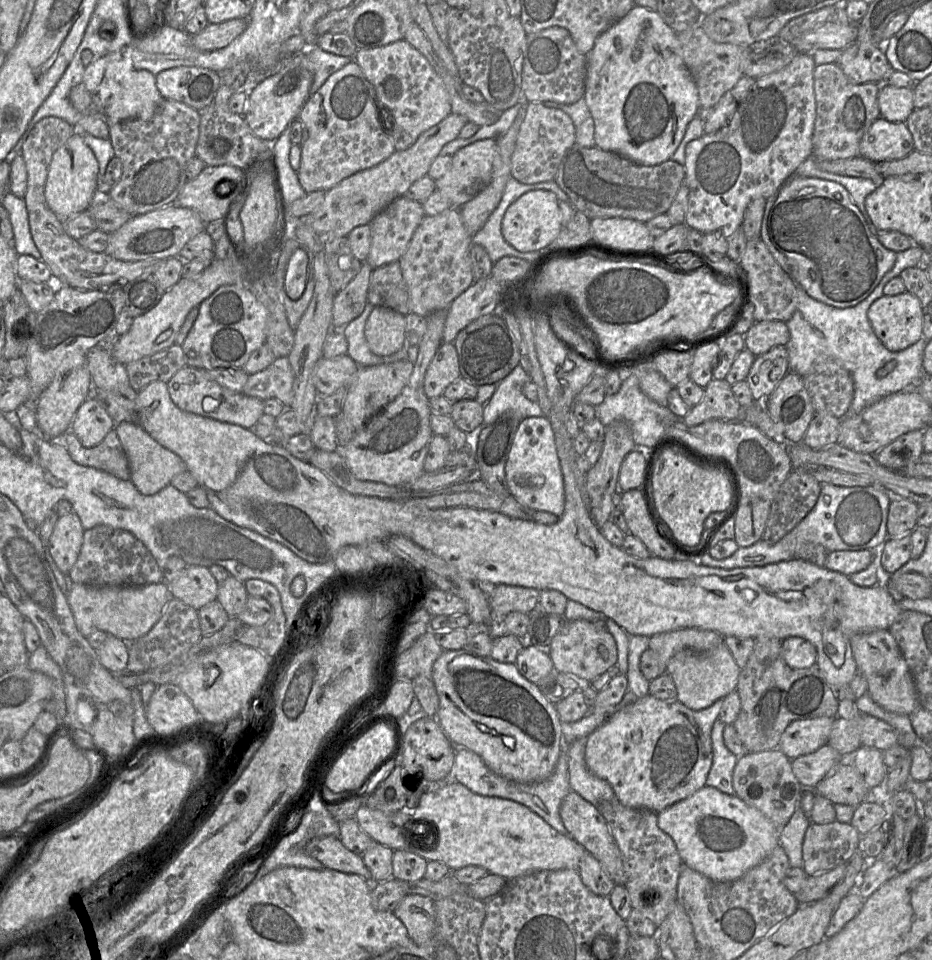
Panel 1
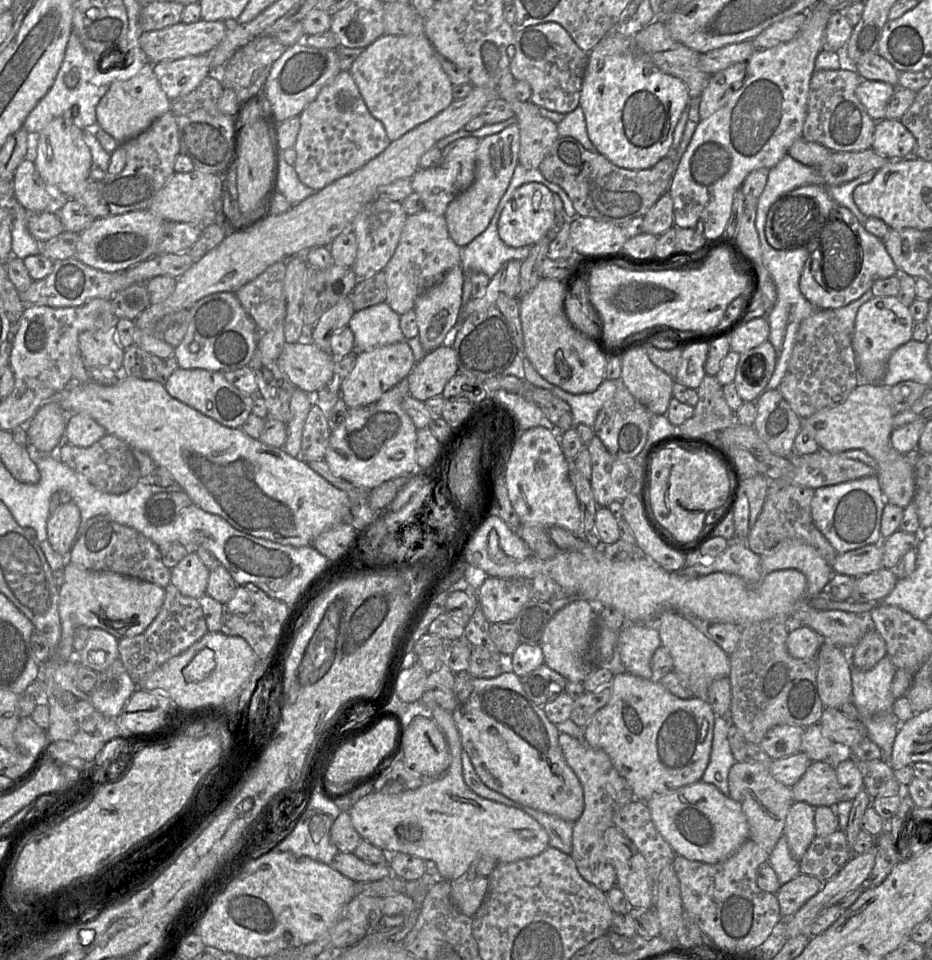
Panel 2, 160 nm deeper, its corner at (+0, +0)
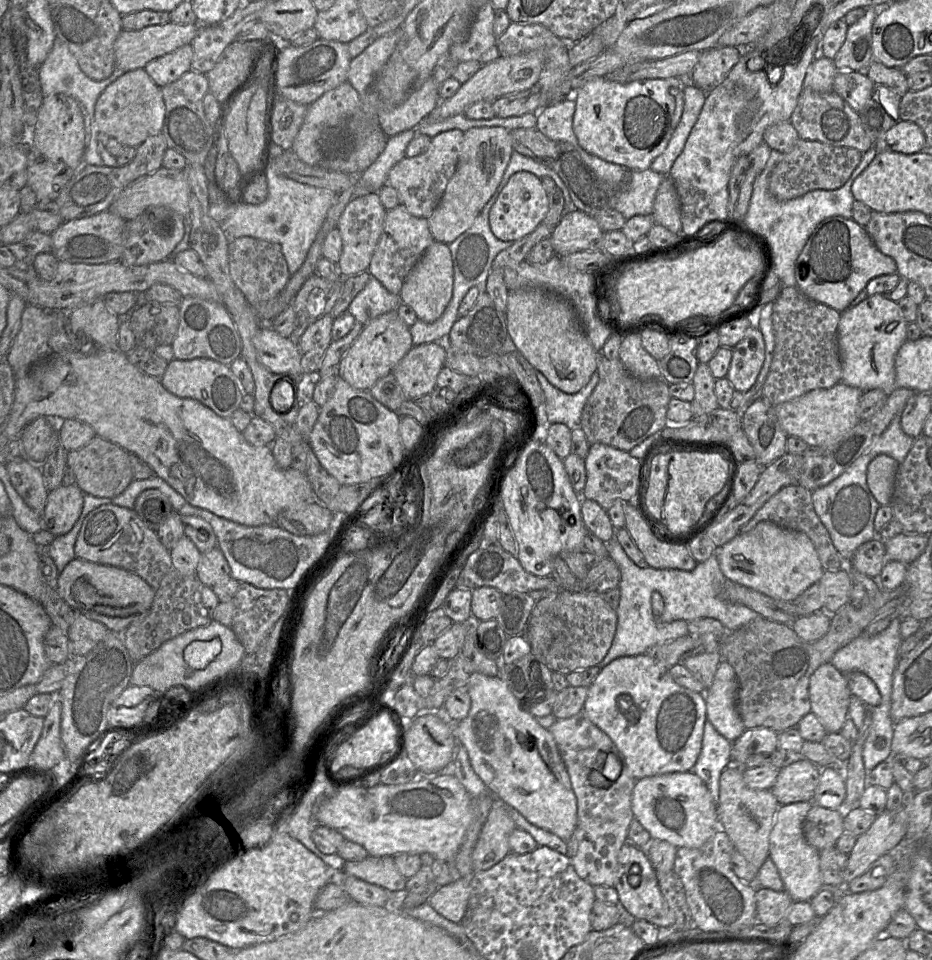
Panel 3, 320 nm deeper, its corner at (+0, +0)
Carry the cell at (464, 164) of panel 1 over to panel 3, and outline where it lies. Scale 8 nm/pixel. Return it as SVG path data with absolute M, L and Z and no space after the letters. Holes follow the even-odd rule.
M452 129L431 139L431 144L423 154L405 156L390 170L387 184L398 194L400 205L413 216L428 219L442 199L449 180L454 175L462 147L464 132Z

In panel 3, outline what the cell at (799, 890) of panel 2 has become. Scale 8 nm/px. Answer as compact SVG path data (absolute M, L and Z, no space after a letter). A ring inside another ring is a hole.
M756 888L756 909L760 923L774 927L786 921L787 910L794 902L786 891L774 891L769 888Z

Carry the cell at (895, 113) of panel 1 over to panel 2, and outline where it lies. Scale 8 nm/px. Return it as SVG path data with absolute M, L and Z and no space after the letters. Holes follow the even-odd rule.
M862 80L856 88L856 96L869 116L876 122L885 119L888 102L895 86L882 81Z

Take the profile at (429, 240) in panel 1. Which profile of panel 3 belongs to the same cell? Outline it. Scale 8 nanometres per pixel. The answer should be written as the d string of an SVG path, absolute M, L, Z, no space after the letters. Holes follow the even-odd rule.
M403 205L387 210L382 234L368 271L392 294L399 295L402 285L425 250L434 242L428 220L410 214Z

